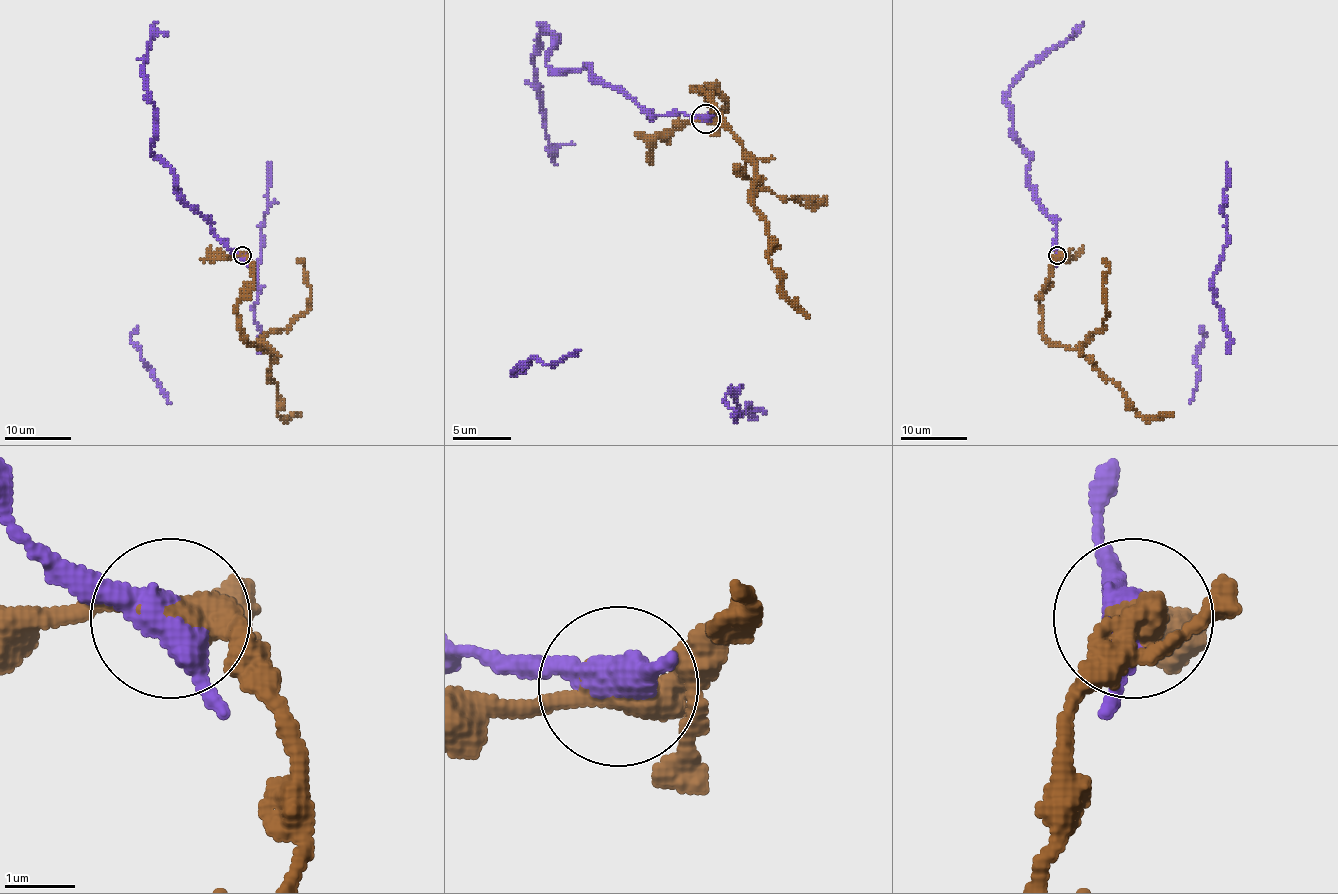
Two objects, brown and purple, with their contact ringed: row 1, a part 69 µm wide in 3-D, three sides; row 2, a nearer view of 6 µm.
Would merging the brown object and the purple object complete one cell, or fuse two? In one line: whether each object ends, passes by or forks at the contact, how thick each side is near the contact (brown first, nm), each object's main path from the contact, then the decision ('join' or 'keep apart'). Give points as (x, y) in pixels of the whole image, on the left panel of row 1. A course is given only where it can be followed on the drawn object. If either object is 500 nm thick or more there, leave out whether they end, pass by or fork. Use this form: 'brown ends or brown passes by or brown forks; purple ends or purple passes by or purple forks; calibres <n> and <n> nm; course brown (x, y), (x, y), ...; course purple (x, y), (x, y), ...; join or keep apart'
brown passes by; purple passes by; calibres 440 and 440 nm; course brown (241, 255), (253, 268), (253, 285), (236, 307), (240, 333), (270, 355), (280, 417), (302, 414); course purple (241, 255), (233, 253), (183, 200), (173, 170), (150, 151), (156, 111), (143, 66), (156, 21); keep apart

